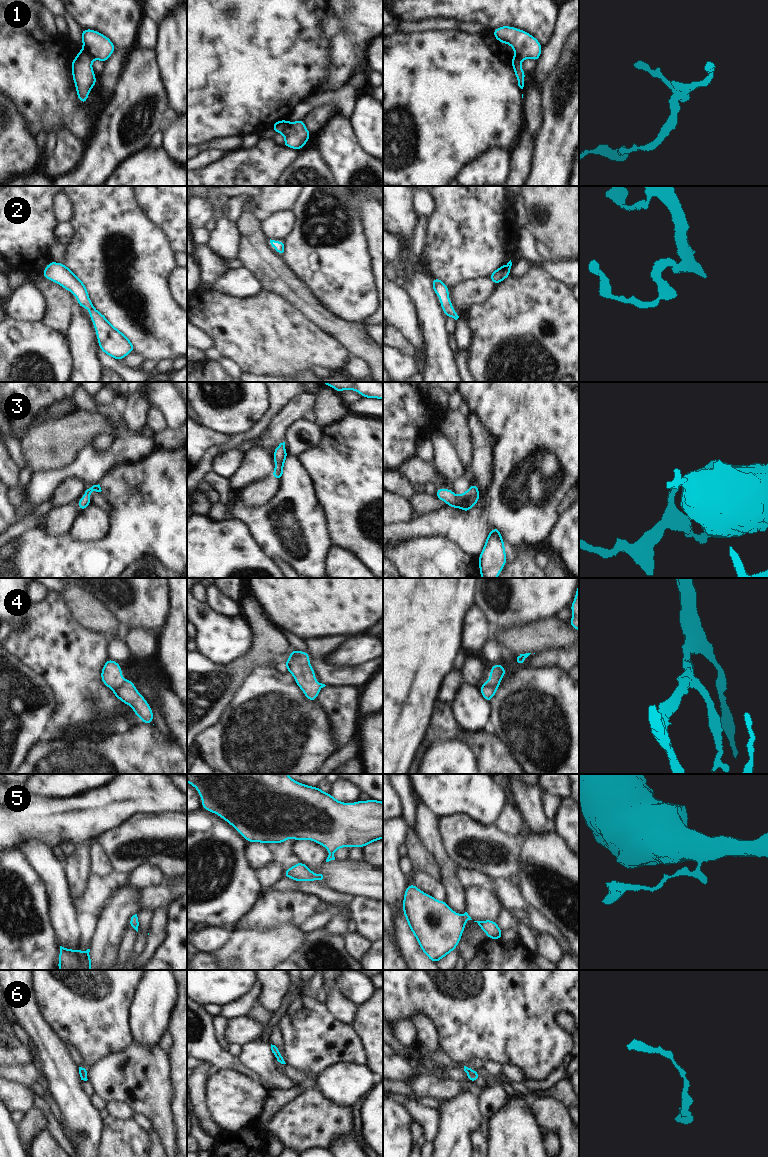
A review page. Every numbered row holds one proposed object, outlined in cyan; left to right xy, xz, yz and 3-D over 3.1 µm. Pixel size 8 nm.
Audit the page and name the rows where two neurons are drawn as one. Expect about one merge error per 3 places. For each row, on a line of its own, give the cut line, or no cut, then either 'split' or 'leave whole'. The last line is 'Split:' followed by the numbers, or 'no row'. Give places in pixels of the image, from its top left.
1: xy (81, 50), (92, 59) | split
2: no cut | leave whole
3: no cut | leave whole
4: xy (122, 679), (120, 684), (113, 690) | split
5: no cut | leave whole
6: no cut | leave whole
Split: 1, 4

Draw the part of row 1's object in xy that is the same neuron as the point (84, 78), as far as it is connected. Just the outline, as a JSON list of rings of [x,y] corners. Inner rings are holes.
[[[81,50],[76,55],[76,58],[71,61],[71,64],[72,77],[79,102],[85,104],[90,89],[96,85],[96,75],[93,72],[92,59],[88,54]]]

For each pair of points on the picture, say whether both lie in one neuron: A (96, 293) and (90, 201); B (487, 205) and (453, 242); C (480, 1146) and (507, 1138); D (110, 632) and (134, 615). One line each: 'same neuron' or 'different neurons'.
A: same neuron
B: same neuron
C: different neurons
D: different neurons

